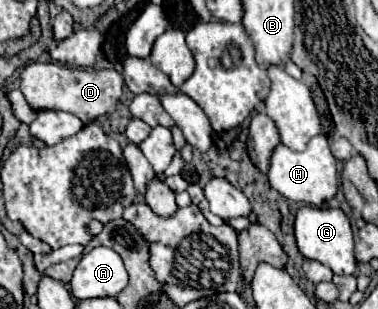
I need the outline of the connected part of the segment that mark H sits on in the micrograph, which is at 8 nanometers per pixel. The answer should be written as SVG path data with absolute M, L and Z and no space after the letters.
M324 135L312 137L308 147L302 153L288 149L286 145L278 145L272 153L268 179L270 179L270 185L290 201L308 203L314 207L320 207L322 203L330 201L338 191L338 169L326 137Z

